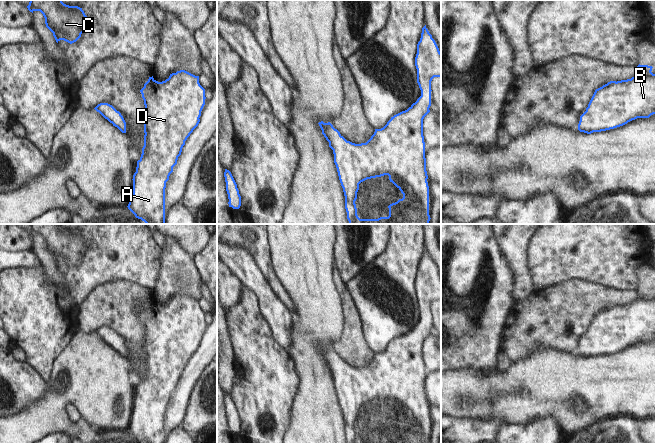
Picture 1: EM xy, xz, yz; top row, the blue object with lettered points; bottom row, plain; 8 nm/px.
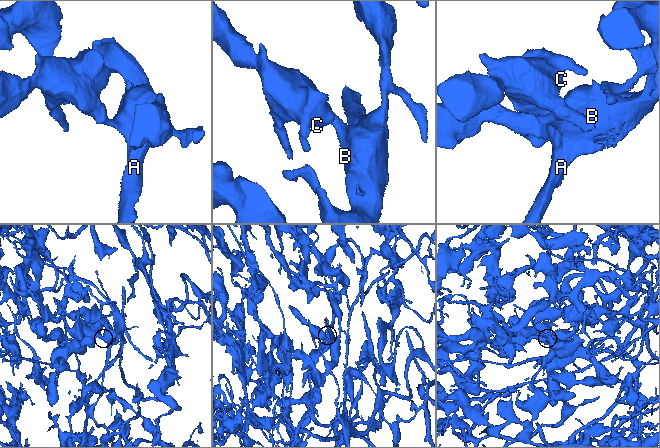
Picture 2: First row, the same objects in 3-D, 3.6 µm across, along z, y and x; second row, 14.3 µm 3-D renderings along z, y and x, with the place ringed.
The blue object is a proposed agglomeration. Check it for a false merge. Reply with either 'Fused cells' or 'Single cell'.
Single cell

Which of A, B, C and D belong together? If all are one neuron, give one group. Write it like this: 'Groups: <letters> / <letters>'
Groups: A B C D

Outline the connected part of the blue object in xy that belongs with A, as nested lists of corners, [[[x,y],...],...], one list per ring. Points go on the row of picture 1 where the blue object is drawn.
[[[180,70],[162,82],[149,77],[140,92],[145,105],[144,146],[132,179],[133,196],[129,197],[127,207],[146,224],[165,224],[166,182],[177,164],[185,141],[200,122],[206,99],[205,89],[199,83],[199,76]]]

